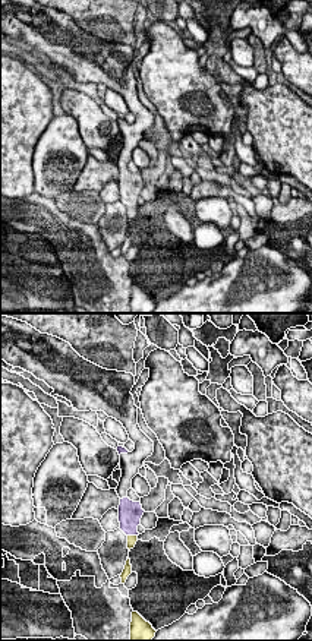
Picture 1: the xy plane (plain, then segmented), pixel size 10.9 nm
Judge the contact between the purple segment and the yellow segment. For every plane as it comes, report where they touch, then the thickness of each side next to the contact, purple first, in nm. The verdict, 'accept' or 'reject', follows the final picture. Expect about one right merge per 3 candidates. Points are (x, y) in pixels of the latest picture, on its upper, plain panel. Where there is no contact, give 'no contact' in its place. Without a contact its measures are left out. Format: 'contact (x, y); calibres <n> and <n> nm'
contact (132, 207); calibres 260 and 100 nm

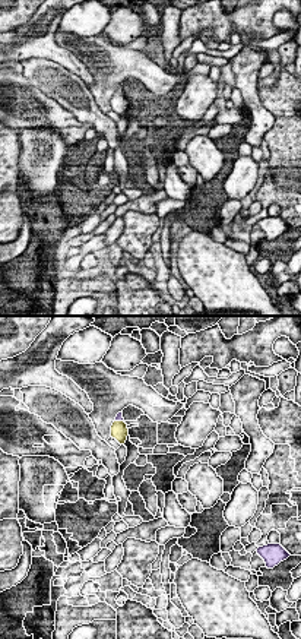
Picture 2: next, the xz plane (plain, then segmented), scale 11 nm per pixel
contact (119, 92); calibres 70 and 190 nm

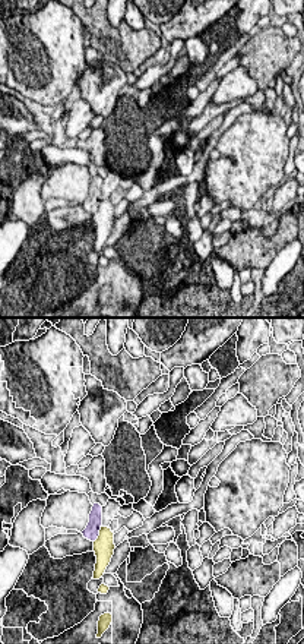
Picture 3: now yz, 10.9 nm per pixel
contact (98, 207); calibres 160 and 240 nm

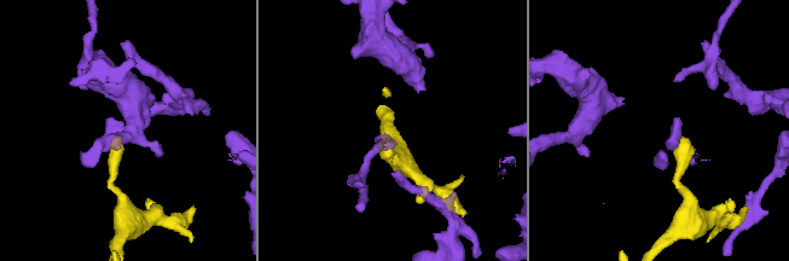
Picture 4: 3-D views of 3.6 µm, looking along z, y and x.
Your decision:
accept

